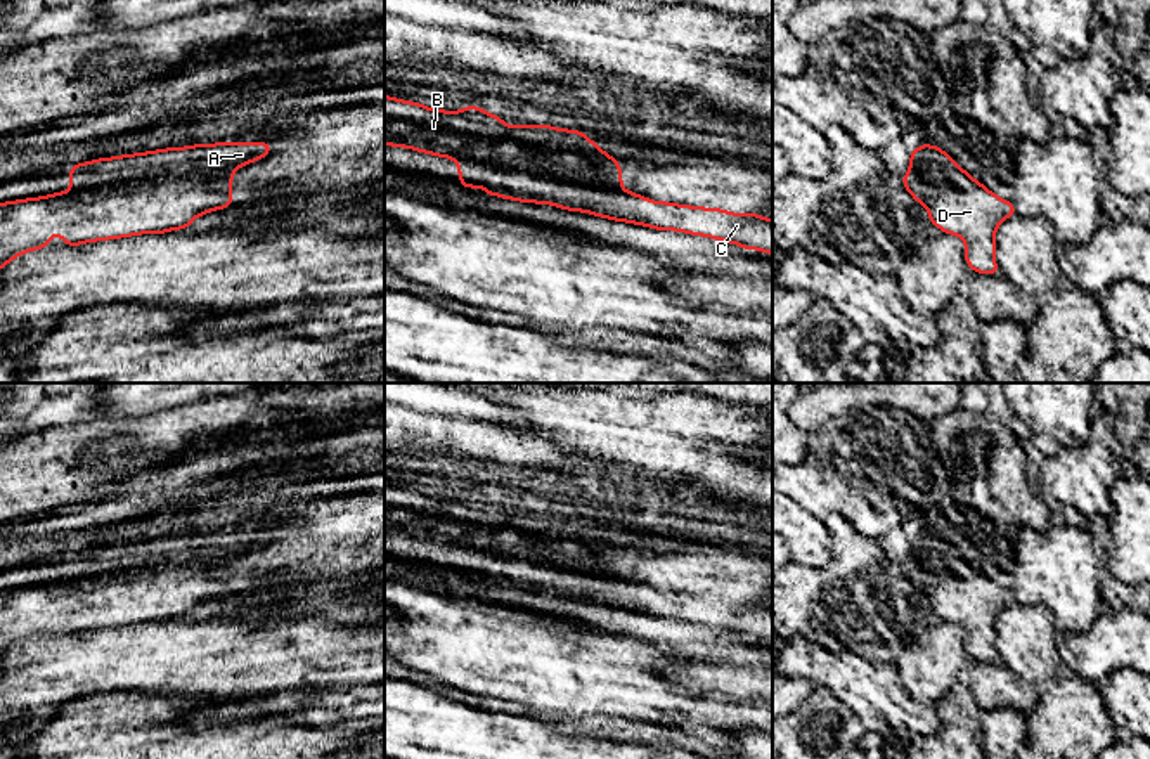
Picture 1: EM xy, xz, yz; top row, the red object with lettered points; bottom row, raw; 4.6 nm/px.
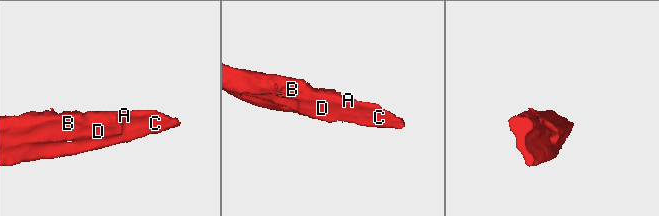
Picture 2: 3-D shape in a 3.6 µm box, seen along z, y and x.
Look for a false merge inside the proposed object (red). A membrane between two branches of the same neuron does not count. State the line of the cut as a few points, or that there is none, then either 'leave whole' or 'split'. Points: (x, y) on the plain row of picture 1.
cut none; leave whole

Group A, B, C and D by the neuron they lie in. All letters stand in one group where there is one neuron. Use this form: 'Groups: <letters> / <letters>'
Groups: A B C D

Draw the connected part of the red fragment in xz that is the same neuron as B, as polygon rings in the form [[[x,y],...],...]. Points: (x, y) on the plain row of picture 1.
[[[384,483],[384,532],[455,548],[461,575],[487,577],[487,586],[554,593],[772,643],[772,608],[627,581],[618,548],[580,518],[542,511],[509,516],[476,494],[452,501]]]

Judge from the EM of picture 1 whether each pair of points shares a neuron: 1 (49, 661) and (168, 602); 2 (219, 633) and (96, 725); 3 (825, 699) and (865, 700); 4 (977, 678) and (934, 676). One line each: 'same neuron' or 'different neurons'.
1: different neurons
2: different neurons
3: different neurons
4: same neuron

